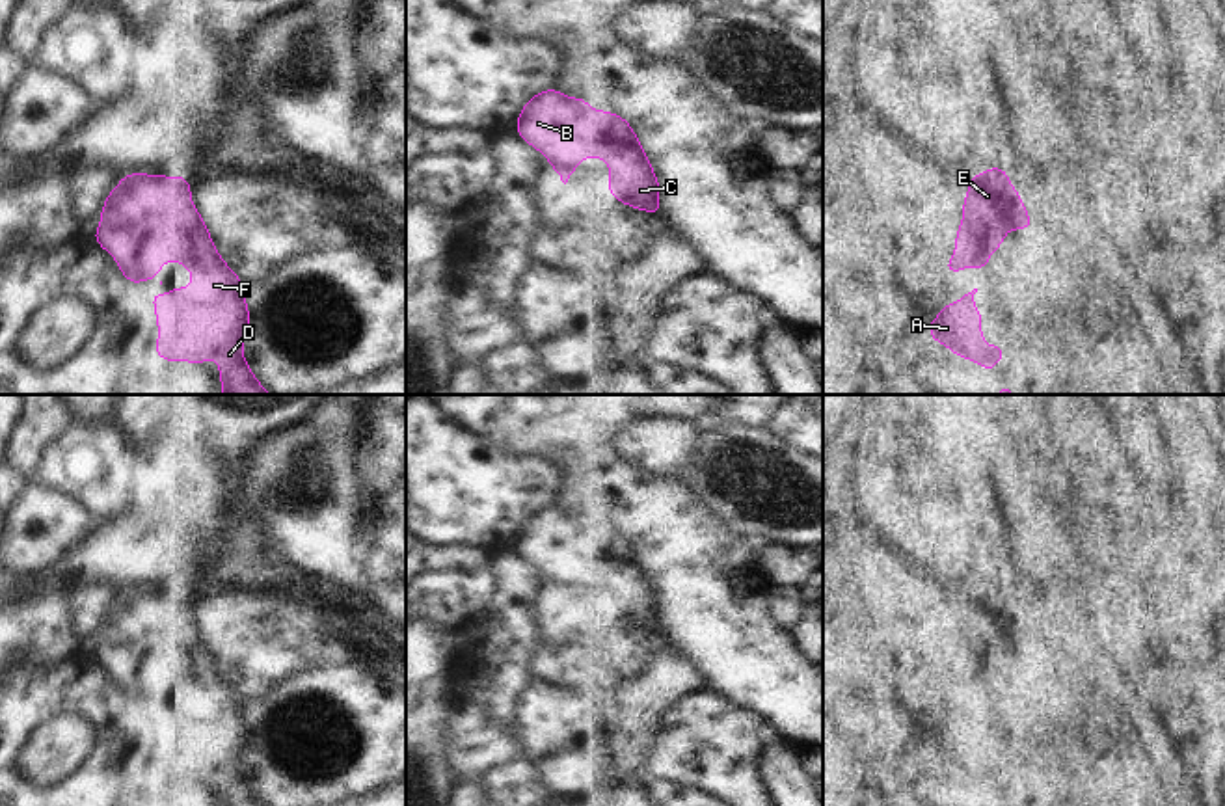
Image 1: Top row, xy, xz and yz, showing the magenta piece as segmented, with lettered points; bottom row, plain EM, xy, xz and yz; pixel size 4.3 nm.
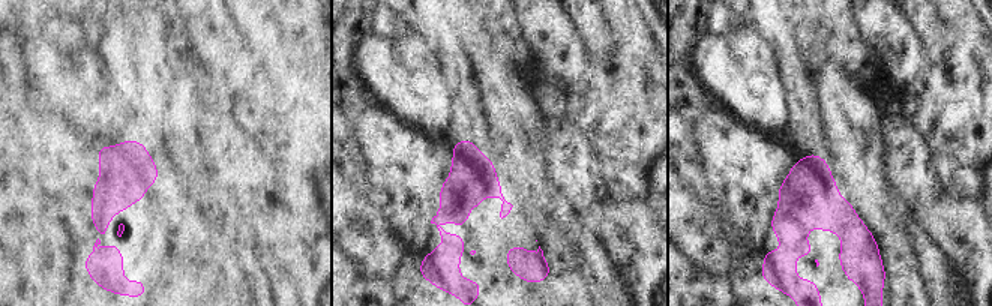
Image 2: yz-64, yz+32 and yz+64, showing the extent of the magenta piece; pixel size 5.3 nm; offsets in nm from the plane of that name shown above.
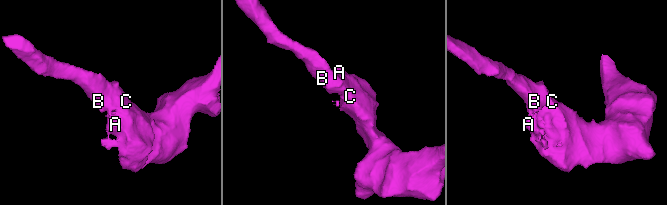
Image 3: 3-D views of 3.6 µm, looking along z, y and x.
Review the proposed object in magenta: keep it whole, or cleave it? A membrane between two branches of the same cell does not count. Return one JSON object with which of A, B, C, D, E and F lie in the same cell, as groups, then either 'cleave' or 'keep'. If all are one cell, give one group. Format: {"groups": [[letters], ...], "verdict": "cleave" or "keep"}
{"groups": [["A", "B", "C", "D", "E", "F"]], "verdict": "keep"}

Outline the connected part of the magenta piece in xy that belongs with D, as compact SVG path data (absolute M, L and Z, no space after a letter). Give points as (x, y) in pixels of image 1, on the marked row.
M125 175L108 194L101 216L93 240L115 257L128 283L156 277L171 257L194 274L195 281L186 290L171 287L168 298L158 290L151 294L160 333L153 354L166 361L199 365L218 357L223 395L272 395L255 380L240 352L249 326L244 285L214 249L203 218L192 205L188 177Z

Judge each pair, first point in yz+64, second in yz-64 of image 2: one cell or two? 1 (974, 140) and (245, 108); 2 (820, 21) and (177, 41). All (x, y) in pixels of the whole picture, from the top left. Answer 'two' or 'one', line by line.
1: one
2: one

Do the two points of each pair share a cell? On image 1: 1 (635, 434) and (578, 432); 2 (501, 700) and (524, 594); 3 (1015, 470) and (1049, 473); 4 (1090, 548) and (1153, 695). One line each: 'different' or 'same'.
1: different
2: same
3: different
4: same

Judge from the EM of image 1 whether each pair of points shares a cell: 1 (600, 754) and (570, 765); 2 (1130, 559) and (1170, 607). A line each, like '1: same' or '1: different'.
1: same
2: same

